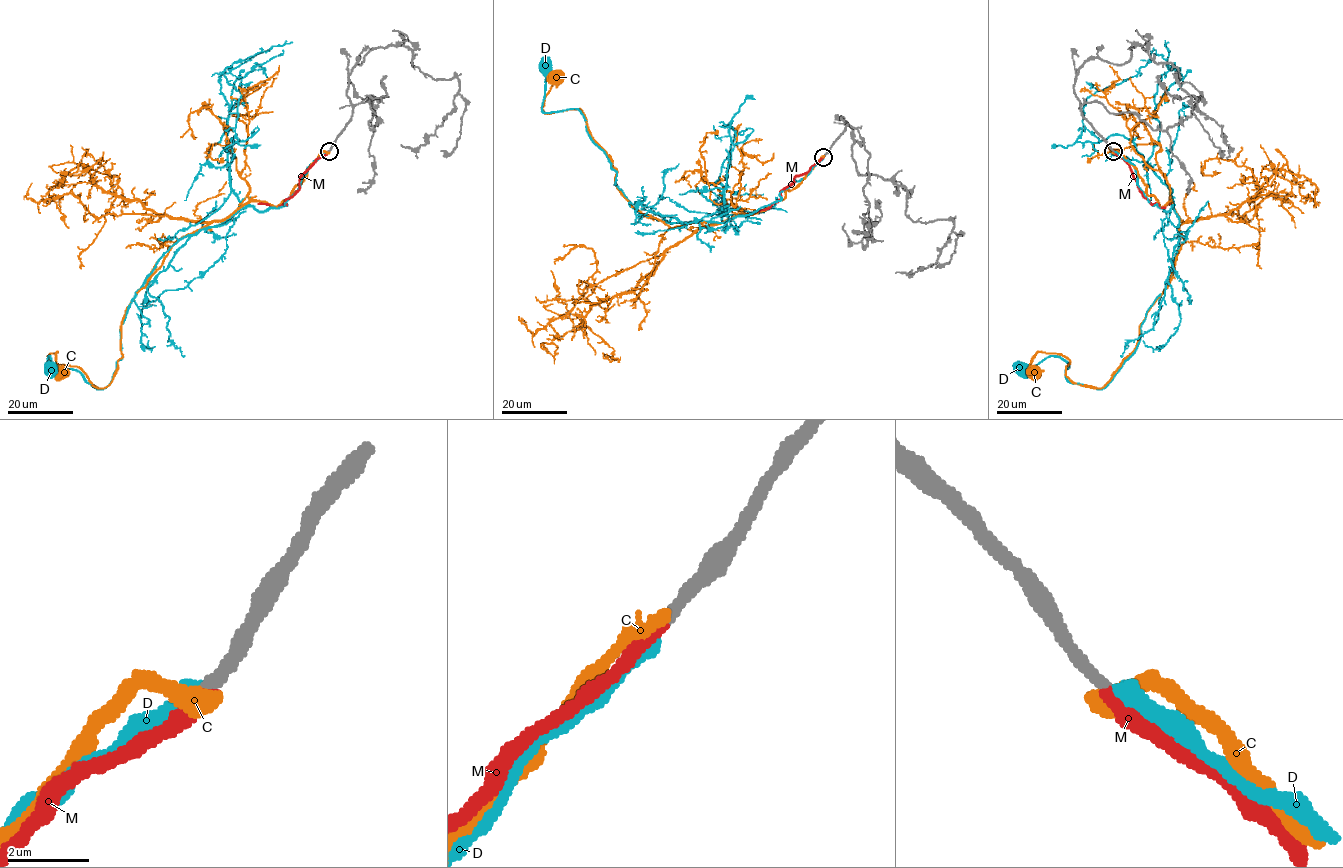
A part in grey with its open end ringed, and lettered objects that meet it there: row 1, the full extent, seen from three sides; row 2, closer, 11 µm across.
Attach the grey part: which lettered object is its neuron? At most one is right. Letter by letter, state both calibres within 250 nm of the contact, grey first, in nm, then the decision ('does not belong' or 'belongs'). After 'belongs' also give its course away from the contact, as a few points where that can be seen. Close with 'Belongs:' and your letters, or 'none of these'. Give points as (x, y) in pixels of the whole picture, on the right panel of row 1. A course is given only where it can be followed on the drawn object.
C: calibres 320 and 550 nm; does not belong
D: calibres 320 and 480 nm; does not belong
M: calibres 320 and 320 nm; belongs; course (1113, 152), (1129, 166), (1138, 188), (1148, 200), (1163, 207), (1170, 203)
Belongs: M

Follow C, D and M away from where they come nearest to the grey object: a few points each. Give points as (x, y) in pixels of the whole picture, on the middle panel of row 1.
C: (822, 157), (782, 199), (758, 212), (671, 228), (620, 193), (617, 171), (581, 110), (545, 113), (553, 76)
D: (822, 158), (747, 215), (663, 222), (615, 185), (577, 109), (542, 110), (546, 65)
M: (823, 157), (781, 191), (778, 200), (752, 213)

